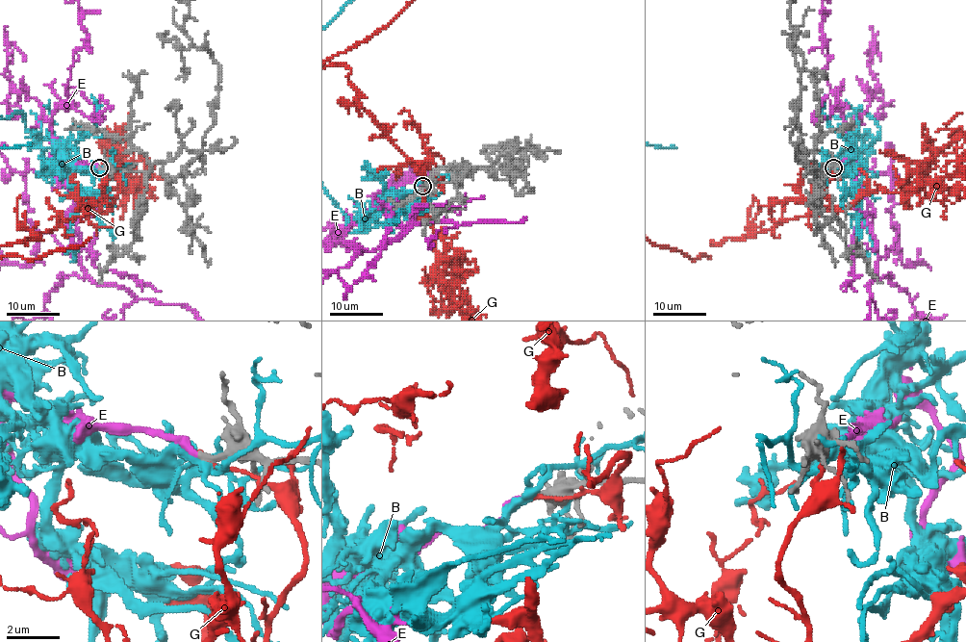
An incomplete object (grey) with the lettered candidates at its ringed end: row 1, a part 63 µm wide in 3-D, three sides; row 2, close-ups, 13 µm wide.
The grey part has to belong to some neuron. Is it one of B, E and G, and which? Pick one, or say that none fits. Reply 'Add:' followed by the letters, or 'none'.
Add: E

